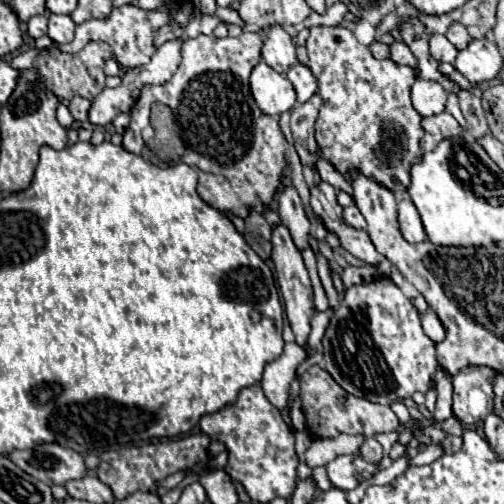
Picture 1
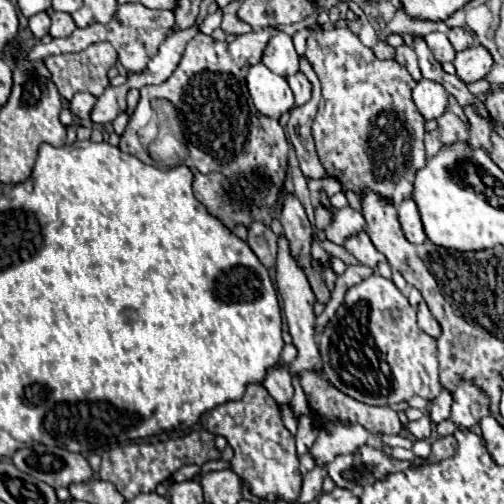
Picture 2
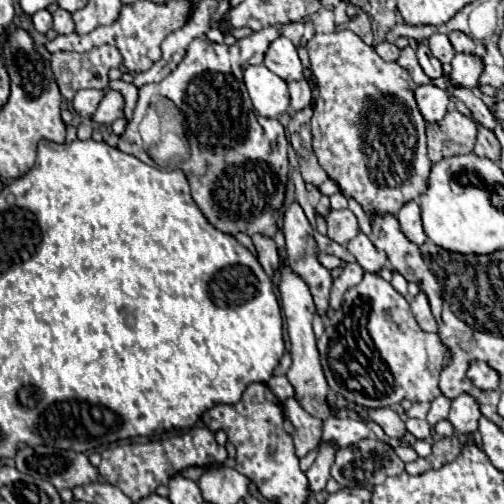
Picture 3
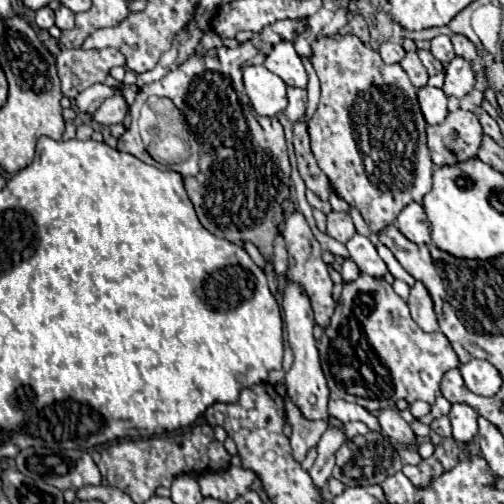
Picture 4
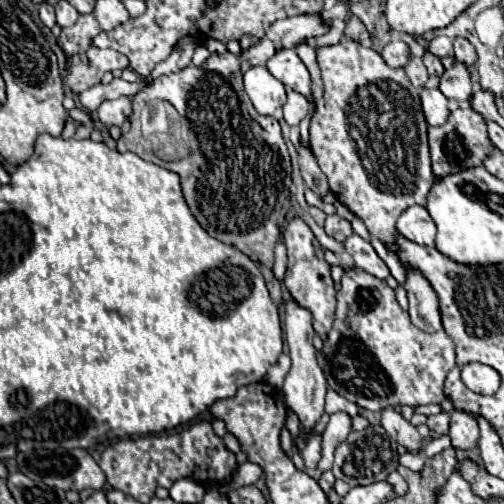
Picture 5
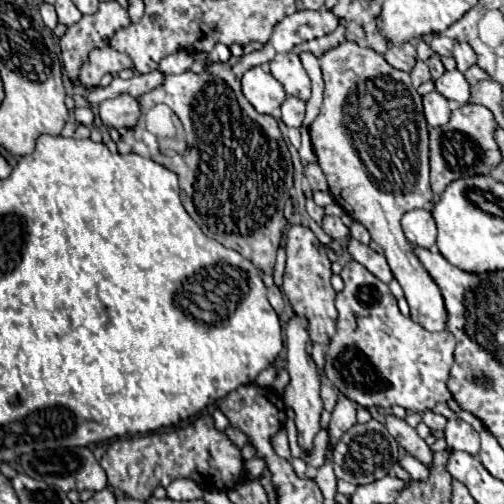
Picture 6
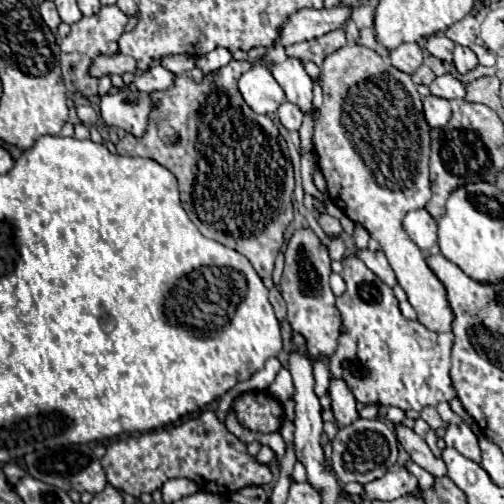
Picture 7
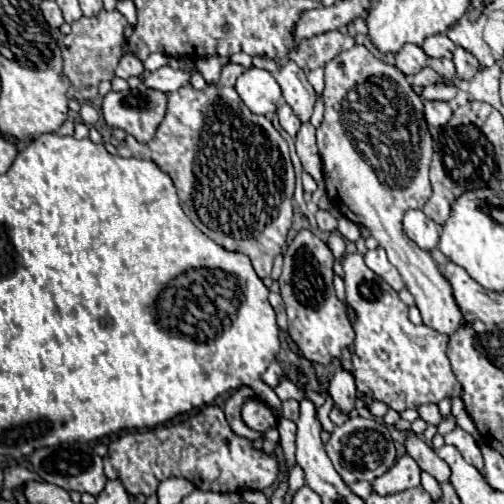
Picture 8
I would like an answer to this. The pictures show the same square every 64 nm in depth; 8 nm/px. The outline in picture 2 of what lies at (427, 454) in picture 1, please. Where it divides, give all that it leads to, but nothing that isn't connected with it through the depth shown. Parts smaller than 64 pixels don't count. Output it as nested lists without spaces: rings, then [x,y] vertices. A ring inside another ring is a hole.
[[[362,446],[356,454],[344,454],[336,456],[328,466],[328,476],[336,482],[336,486],[354,490],[356,486],[368,486],[374,484],[380,476],[400,472],[410,468],[410,464],[424,464],[426,458],[414,458],[412,462],[398,462],[394,458],[386,458],[380,448]]]

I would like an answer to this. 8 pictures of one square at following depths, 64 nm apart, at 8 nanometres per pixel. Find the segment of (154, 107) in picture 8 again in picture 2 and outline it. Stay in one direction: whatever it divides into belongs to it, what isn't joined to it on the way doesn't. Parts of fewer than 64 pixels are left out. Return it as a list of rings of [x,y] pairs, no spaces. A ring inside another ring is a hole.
[[[108,86],[104,90],[104,94],[96,100],[96,106],[90,114],[92,122],[94,124],[108,124],[112,122],[120,112],[126,112],[128,104],[126,104],[126,94],[128,94],[128,88],[118,86],[118,88],[112,88]]]

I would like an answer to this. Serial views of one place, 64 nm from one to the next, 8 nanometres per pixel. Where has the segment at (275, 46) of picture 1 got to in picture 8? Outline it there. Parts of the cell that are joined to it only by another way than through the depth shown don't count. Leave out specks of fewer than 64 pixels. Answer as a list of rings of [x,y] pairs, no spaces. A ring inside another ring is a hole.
[[[292,60],[280,66],[276,74],[276,82],[282,88],[282,96],[286,104],[292,106],[292,110],[298,114],[302,122],[308,122],[312,116],[312,108],[316,104],[316,92],[312,84],[306,78],[306,72]]]

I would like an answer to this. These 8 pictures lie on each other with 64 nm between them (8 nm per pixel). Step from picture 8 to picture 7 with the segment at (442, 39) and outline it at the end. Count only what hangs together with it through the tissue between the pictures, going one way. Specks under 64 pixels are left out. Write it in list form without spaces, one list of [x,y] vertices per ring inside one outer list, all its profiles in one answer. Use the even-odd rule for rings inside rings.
[[[436,34],[436,36],[430,36],[428,38],[426,50],[428,50],[428,54],[432,54],[432,56],[444,60],[444,62],[450,62],[452,60],[454,42],[450,38],[446,38],[444,34]]]

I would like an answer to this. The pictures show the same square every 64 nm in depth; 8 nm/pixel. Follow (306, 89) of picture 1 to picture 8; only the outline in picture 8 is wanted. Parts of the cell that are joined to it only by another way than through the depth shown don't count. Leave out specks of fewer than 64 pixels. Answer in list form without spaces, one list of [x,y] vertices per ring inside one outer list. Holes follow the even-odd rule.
[[[282,104],[278,108],[278,119],[282,128],[291,136],[295,137],[301,127],[301,122],[292,112],[292,108],[288,108],[288,104]]]

